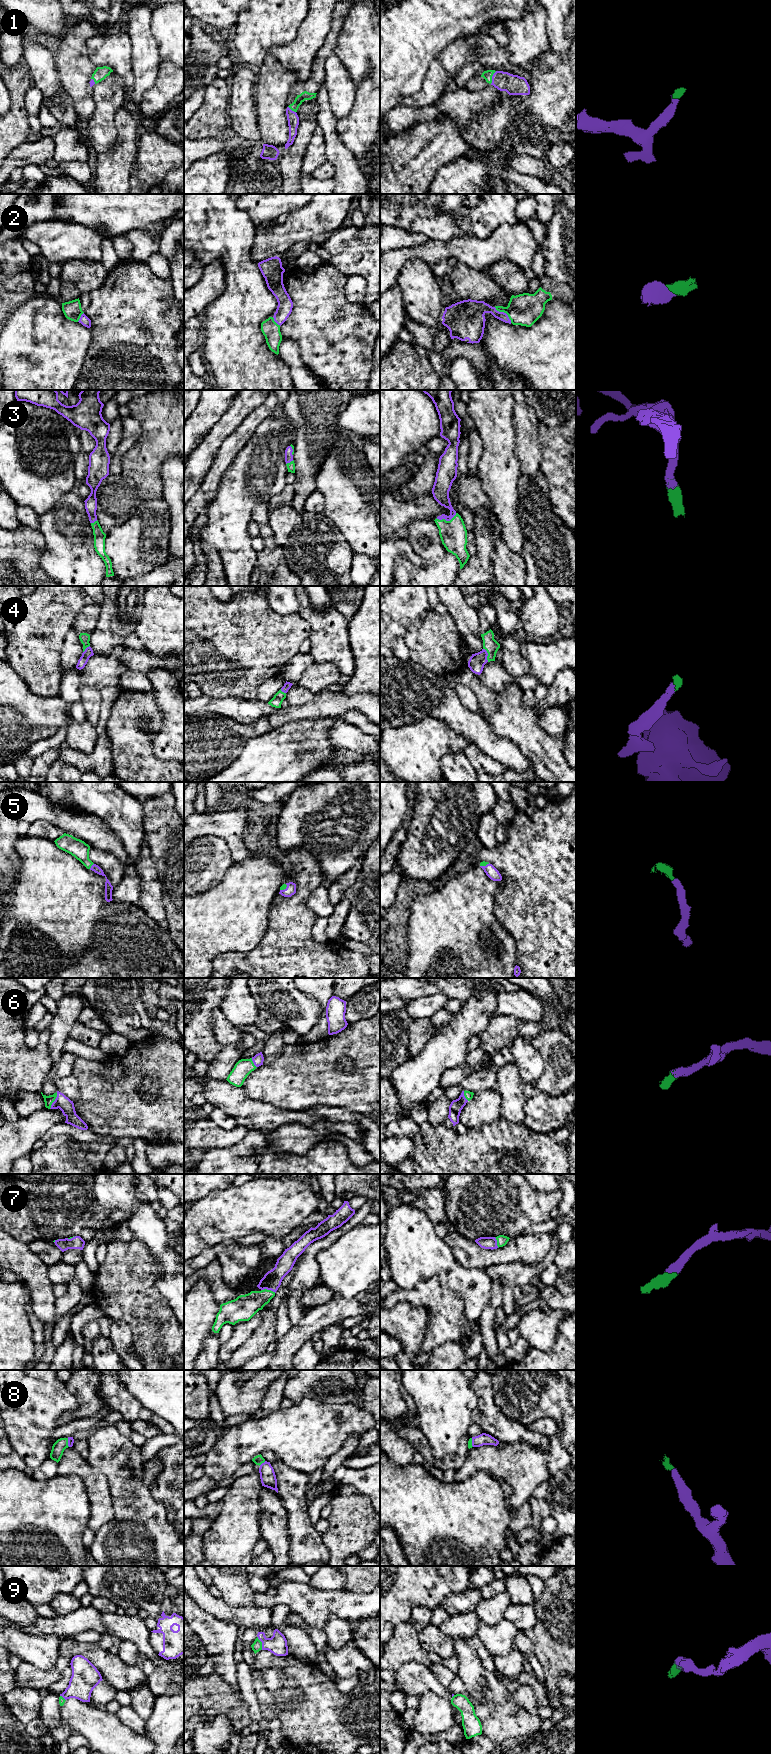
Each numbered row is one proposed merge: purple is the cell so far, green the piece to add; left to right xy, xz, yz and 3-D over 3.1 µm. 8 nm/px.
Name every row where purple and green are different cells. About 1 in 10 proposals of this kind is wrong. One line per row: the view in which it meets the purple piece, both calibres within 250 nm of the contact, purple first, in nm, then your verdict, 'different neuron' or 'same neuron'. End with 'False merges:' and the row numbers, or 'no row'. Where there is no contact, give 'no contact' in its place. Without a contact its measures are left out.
1: meets purple in yz; 160 nm thick on the purple side, 80 nm on the other; same neuron
2: meets purple in yz; 200 nm thick on the purple side, 260 nm on the other; same neuron
3: meets purple in yz; 140 nm thick on the purple side, 220 nm on the other; same neuron
4: meets purple in yz; 130 nm thick on the purple side, 110 nm on the other; same neuron
5: meets purple in xy; 60 nm thick on the purple side, 150 nm on the other; same neuron
6: meets purple in xy; 120 nm thick on the purple side, 70 nm on the other; same neuron
7: meets purple in xz; 150 nm thick on the purple side, 200 nm on the other; same neuron
8: meets purple in xz; 130 nm thick on the purple side, 80 nm on the other; same neuron
9: meets purple in xz; 160 nm thick on the purple side, 80 nm on the other; same neuron
False merges: no row

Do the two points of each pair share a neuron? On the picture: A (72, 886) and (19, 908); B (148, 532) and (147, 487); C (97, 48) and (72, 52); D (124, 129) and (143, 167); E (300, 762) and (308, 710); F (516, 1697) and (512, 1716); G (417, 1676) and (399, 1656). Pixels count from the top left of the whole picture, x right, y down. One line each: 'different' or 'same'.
A: same
B: different
C: different
D: different
E: different
F: different
G: different

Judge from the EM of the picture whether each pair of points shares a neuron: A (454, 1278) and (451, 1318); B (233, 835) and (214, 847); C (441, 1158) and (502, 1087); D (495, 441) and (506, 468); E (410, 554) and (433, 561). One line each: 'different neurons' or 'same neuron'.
A: different neurons
B: different neurons
C: different neurons
D: same neuron
E: different neurons

